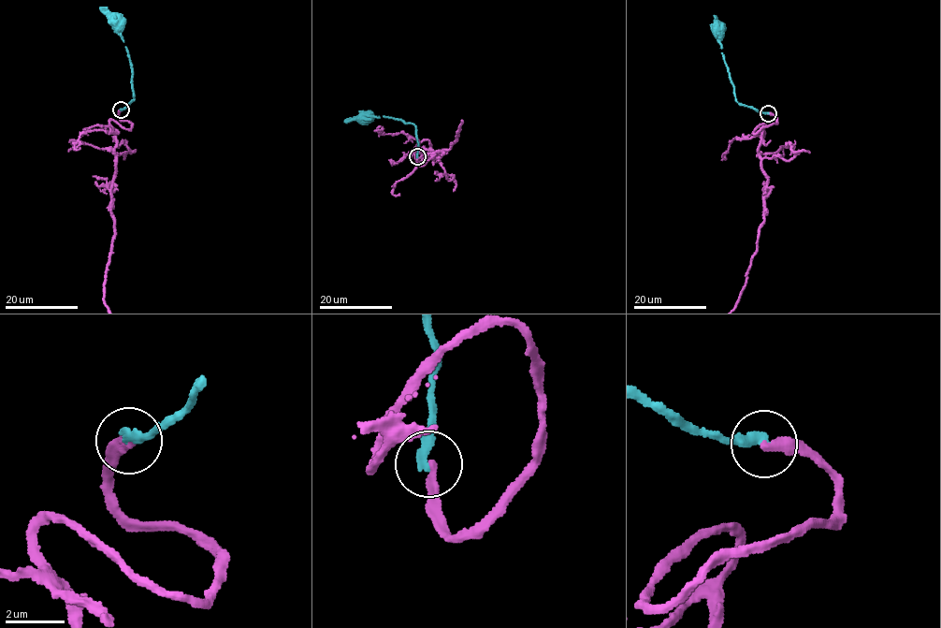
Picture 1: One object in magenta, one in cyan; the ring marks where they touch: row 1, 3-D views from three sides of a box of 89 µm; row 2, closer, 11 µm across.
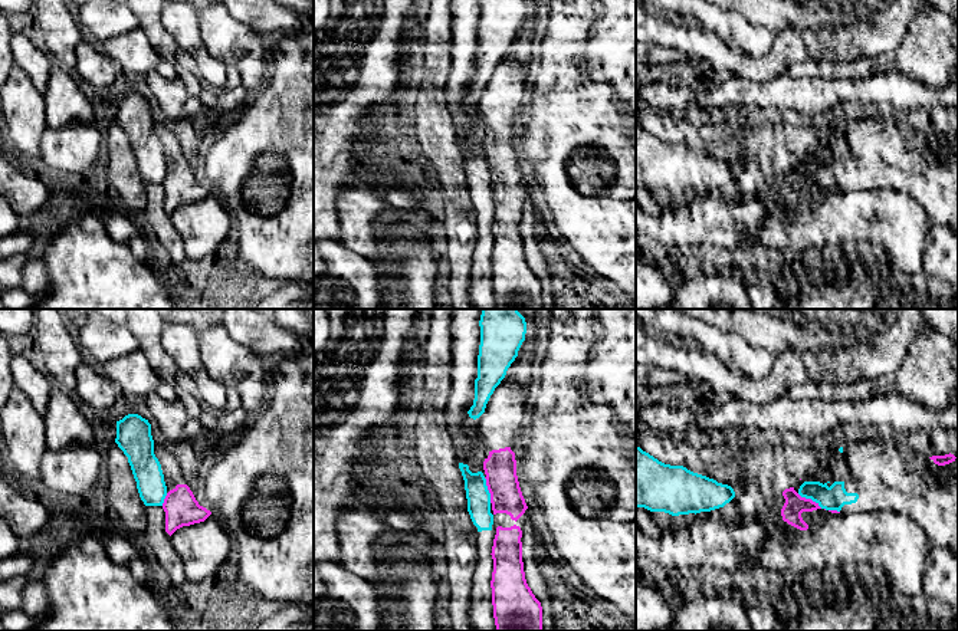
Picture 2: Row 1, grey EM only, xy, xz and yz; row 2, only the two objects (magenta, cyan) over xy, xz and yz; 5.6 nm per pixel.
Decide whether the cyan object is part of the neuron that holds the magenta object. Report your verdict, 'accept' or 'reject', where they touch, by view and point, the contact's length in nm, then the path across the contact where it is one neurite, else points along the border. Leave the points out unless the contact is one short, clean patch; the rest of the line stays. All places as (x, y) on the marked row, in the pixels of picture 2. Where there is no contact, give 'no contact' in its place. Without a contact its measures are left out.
reject; meets magenta in xz at (488, 489); contact 150 nm long

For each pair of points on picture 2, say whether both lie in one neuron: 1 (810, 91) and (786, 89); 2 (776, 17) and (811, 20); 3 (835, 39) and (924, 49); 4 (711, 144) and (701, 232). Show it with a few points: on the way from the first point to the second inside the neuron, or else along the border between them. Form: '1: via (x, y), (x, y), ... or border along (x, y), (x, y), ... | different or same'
1: via (804, 91), (791, 91) | same
2: via (784, 17), (803, 17) | same
3: border along (915, 16), (904, 39), (893, 49), (875, 58) | different
4: via (735, 160), (740, 164), (740, 190), (725, 207) | same

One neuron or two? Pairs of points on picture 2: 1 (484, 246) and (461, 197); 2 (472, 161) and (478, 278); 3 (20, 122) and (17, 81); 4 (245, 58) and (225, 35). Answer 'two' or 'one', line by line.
1: two
2: one
3: one
4: one

